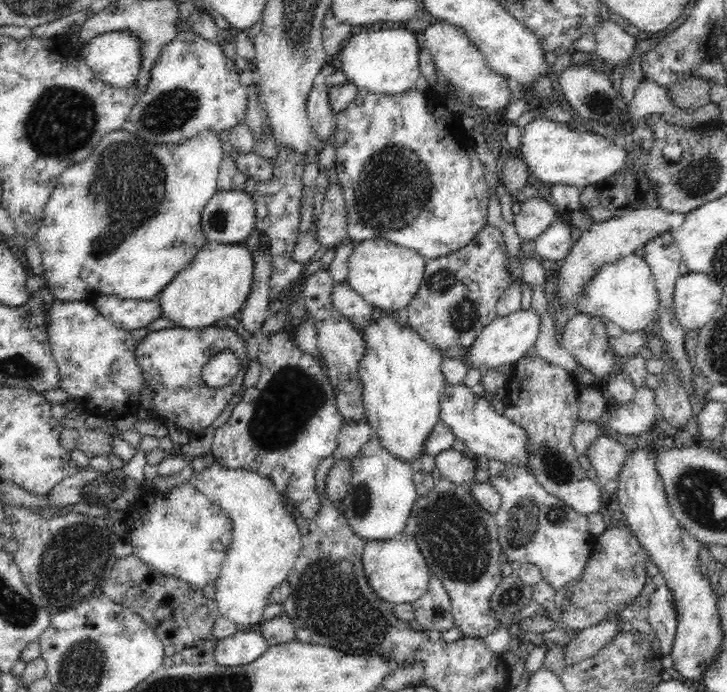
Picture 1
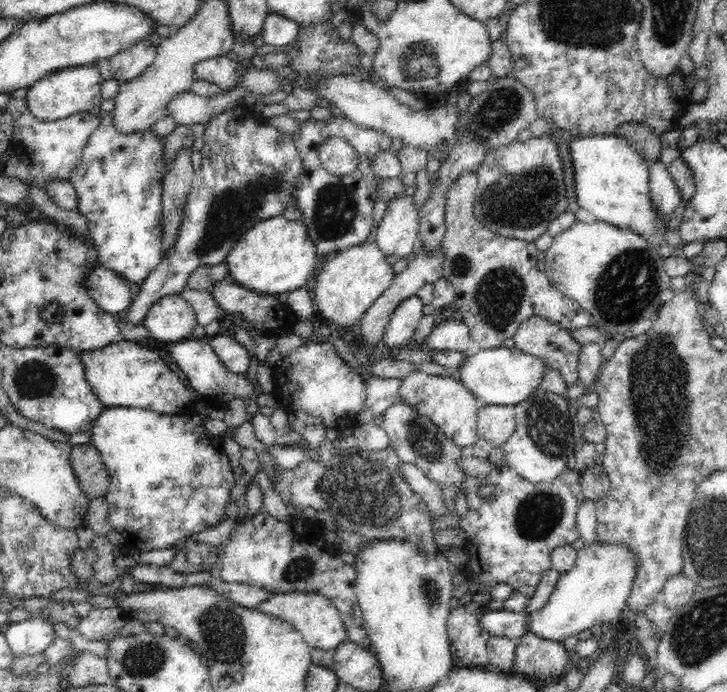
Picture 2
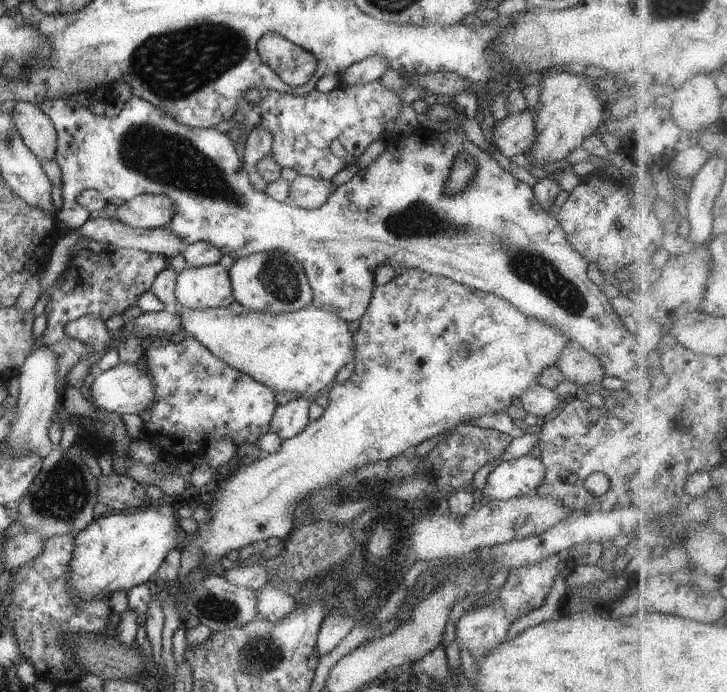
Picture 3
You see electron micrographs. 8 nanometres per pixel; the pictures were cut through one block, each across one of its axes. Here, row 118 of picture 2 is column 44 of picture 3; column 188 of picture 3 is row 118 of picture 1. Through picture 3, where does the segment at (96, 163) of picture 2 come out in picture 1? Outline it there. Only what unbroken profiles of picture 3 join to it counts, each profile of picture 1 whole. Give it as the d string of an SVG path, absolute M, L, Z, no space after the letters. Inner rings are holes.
M194 31L179 32L163 49L150 70L151 80L145 92L124 122L124 130L138 134L140 139L155 144L165 144L170 149L176 144L192 139L204 130L224 132L245 122L248 108L248 88L240 84L240 71L234 61L224 55L222 45L210 42Z

